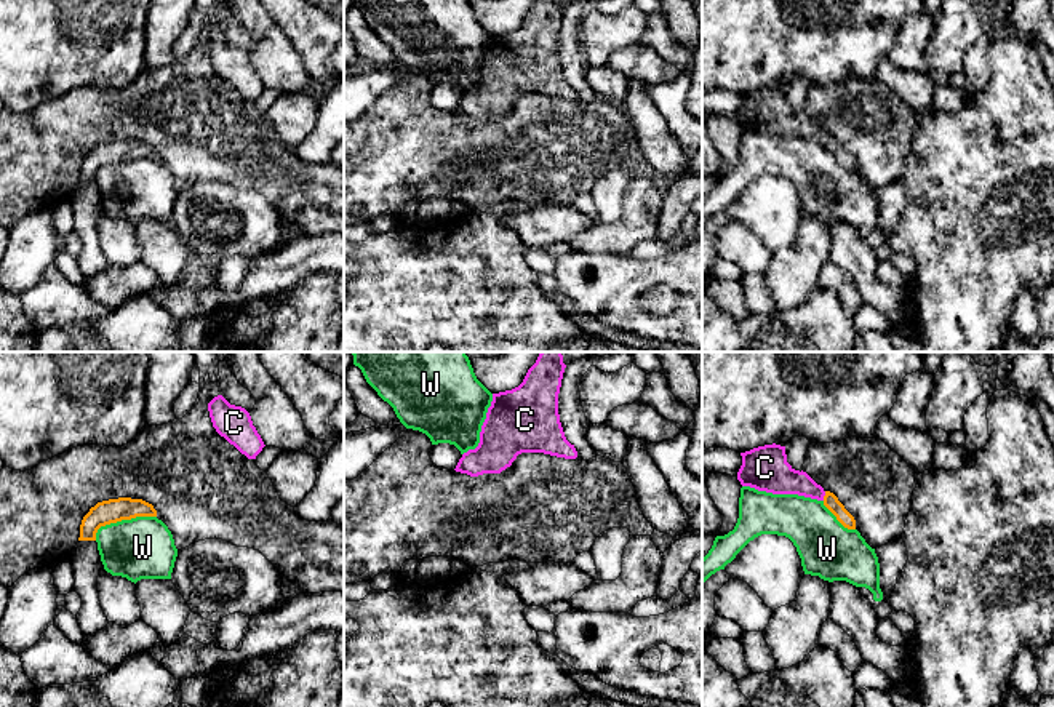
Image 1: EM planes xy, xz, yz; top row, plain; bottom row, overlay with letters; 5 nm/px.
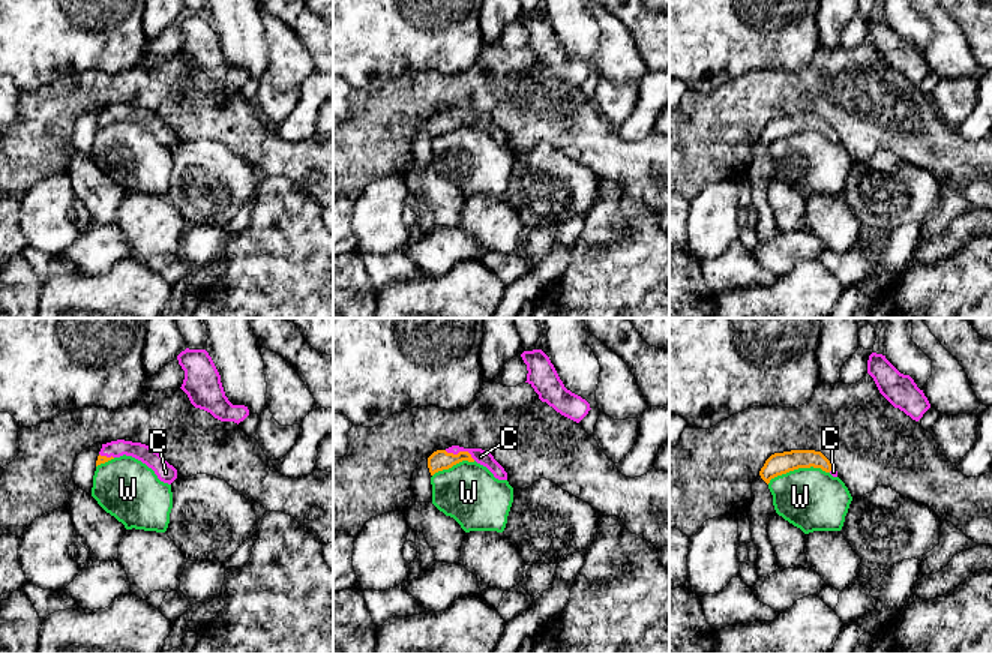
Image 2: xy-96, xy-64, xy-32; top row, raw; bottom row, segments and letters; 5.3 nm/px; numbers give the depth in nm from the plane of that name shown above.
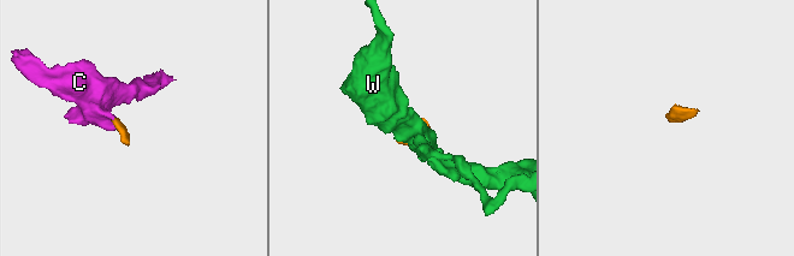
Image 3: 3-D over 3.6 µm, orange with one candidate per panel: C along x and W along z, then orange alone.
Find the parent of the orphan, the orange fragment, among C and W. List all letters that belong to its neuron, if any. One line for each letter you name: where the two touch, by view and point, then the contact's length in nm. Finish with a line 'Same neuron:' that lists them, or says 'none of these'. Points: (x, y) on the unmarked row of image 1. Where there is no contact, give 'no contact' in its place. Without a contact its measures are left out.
C: contact yz (824, 138); length 50 nm
Same neuron: C

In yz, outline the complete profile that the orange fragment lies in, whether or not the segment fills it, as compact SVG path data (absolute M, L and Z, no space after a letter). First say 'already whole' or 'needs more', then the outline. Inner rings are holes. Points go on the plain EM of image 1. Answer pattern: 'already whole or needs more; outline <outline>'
needs more; outline M765 86L741 94L741 98L742 107L737 114L737 122L742 128L773 136L798 136L822 142L844 170L856 171L854 158L833 134L825 133L806 114L795 112L787 104L785 88Z

